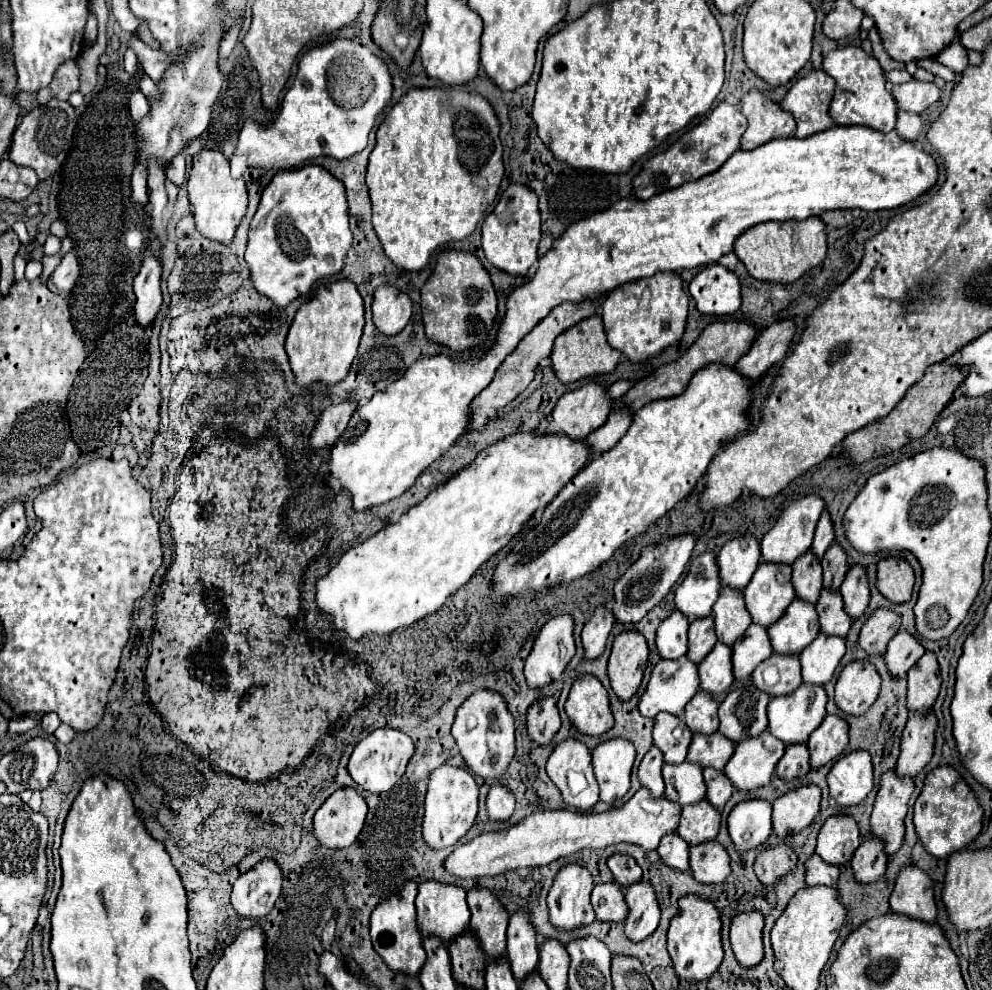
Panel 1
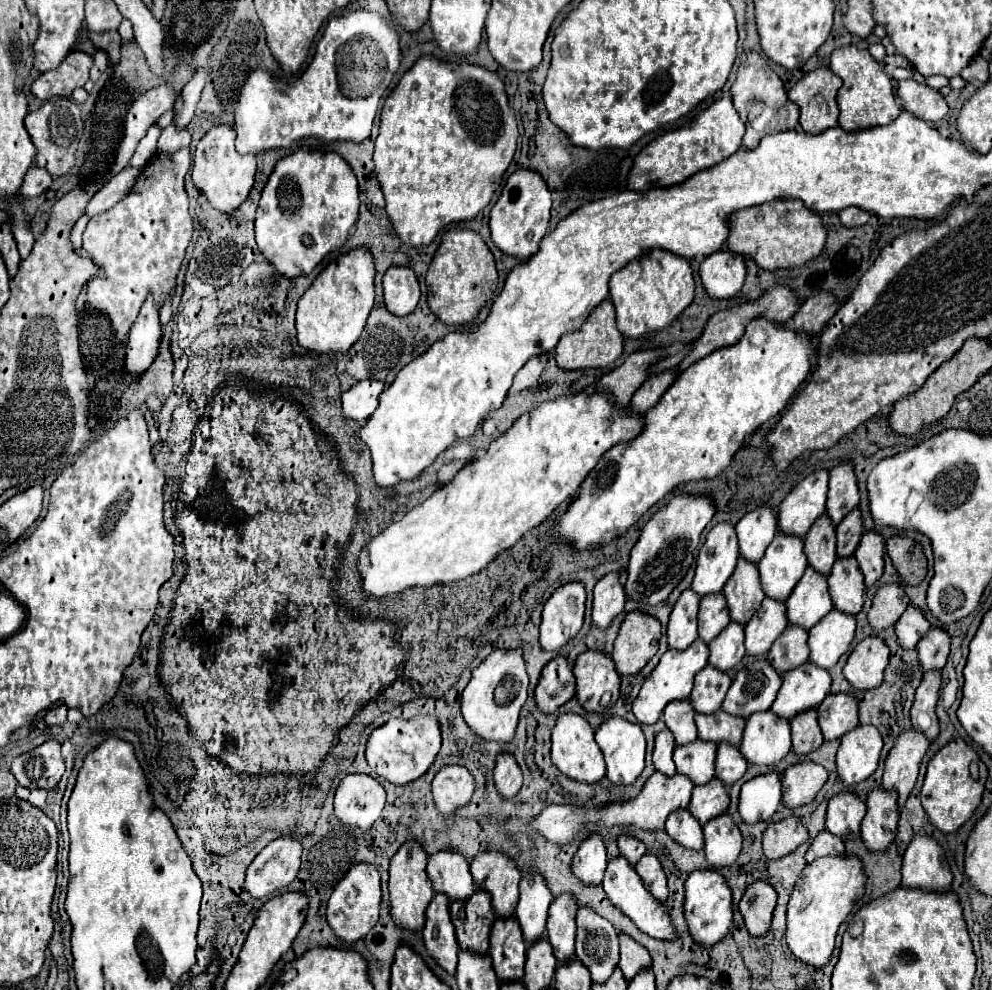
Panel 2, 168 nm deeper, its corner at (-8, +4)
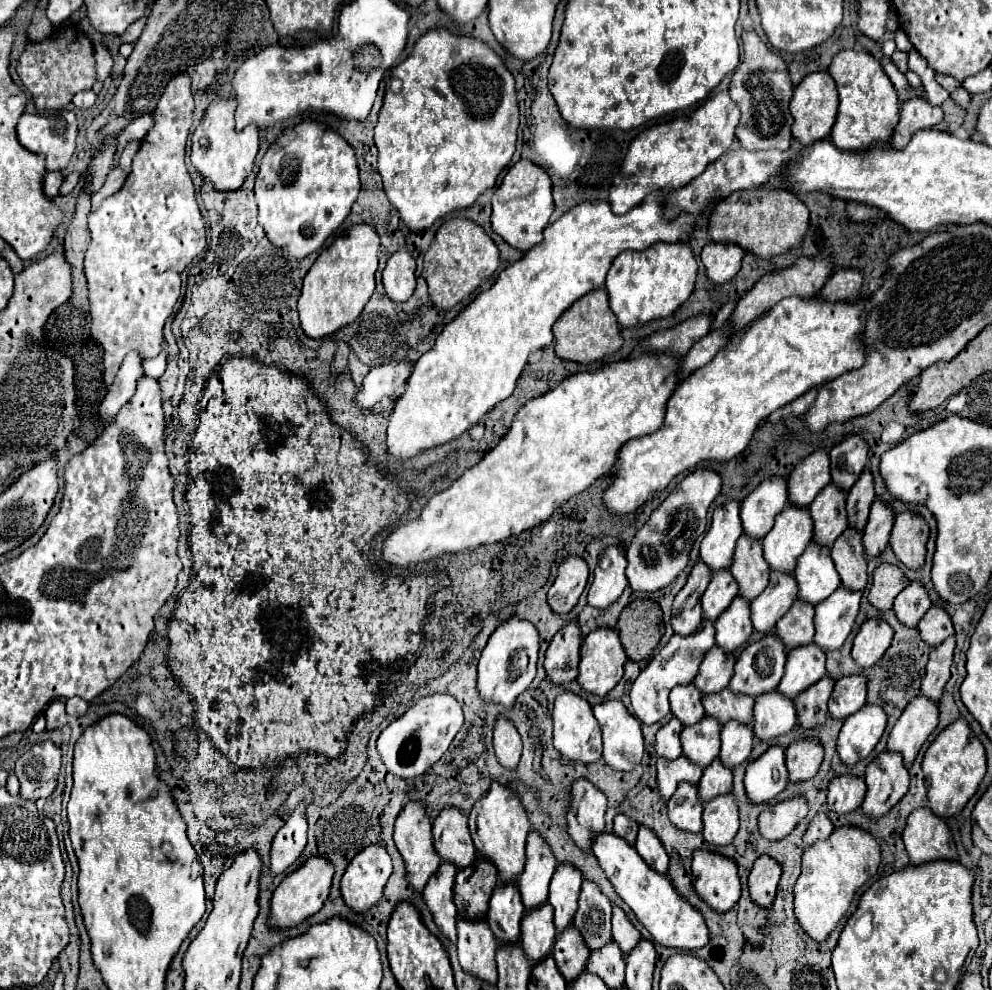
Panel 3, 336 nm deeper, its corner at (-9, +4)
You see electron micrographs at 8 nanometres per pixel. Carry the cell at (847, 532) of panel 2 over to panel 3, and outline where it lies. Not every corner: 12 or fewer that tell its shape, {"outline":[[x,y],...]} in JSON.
{"outline":[[864,468],[848,492],[848,524],[864,530],[876,498],[872,472]]}

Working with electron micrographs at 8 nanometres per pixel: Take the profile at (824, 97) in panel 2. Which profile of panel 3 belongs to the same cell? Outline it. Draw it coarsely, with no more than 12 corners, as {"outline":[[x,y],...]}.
{"outline":[[808,74],[794,90],[792,138],[810,146],[830,136],[836,82]]}

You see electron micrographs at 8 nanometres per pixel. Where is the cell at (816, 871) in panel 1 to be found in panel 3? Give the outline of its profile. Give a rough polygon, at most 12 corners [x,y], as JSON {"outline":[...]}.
{"outline":[[824,812],[810,820],[804,844],[828,838],[834,826]]}

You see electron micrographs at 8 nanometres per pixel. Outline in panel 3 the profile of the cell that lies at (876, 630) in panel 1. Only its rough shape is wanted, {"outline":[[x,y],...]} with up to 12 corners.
{"outline":[[894,564],[872,574],[868,602],[890,610],[908,578]]}

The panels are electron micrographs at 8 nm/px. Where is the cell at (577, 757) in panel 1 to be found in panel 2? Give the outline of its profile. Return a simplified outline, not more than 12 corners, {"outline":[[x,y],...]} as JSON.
{"outline":[[559,714],[551,762],[575,782],[605,778],[603,752],[579,714]]}

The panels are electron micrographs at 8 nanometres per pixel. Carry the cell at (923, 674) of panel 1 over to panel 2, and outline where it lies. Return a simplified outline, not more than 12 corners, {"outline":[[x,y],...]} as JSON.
{"outline":[[931,628],[919,640],[923,672],[945,668],[947,632]]}

